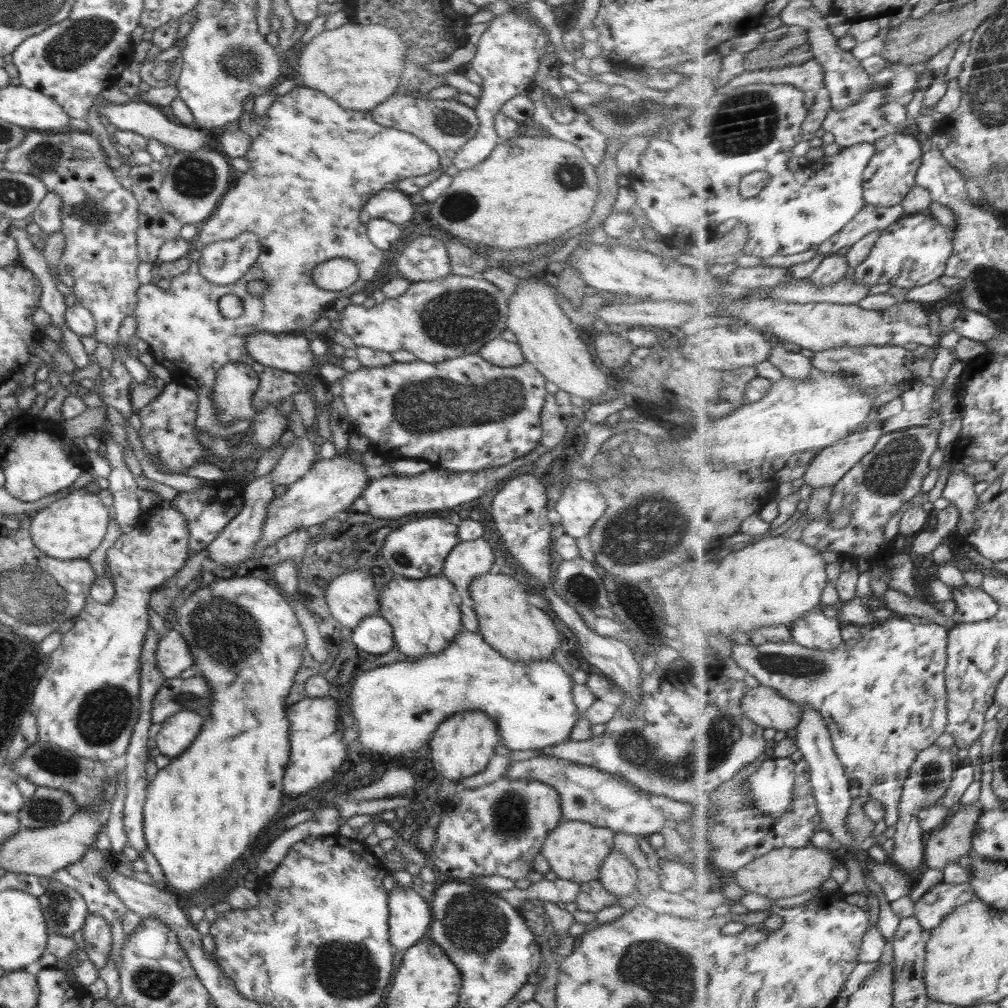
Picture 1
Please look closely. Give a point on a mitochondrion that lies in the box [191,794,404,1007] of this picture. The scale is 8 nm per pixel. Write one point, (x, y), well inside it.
(346, 970)

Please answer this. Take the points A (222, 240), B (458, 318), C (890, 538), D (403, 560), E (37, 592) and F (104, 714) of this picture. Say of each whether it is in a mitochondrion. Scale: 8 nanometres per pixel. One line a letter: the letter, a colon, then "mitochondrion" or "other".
A: other
B: mitochondrion
C: other
D: mitochondrion
E: mitochondrion
F: mitochondrion

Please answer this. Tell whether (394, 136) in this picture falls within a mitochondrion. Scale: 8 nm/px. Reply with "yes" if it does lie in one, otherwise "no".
no

